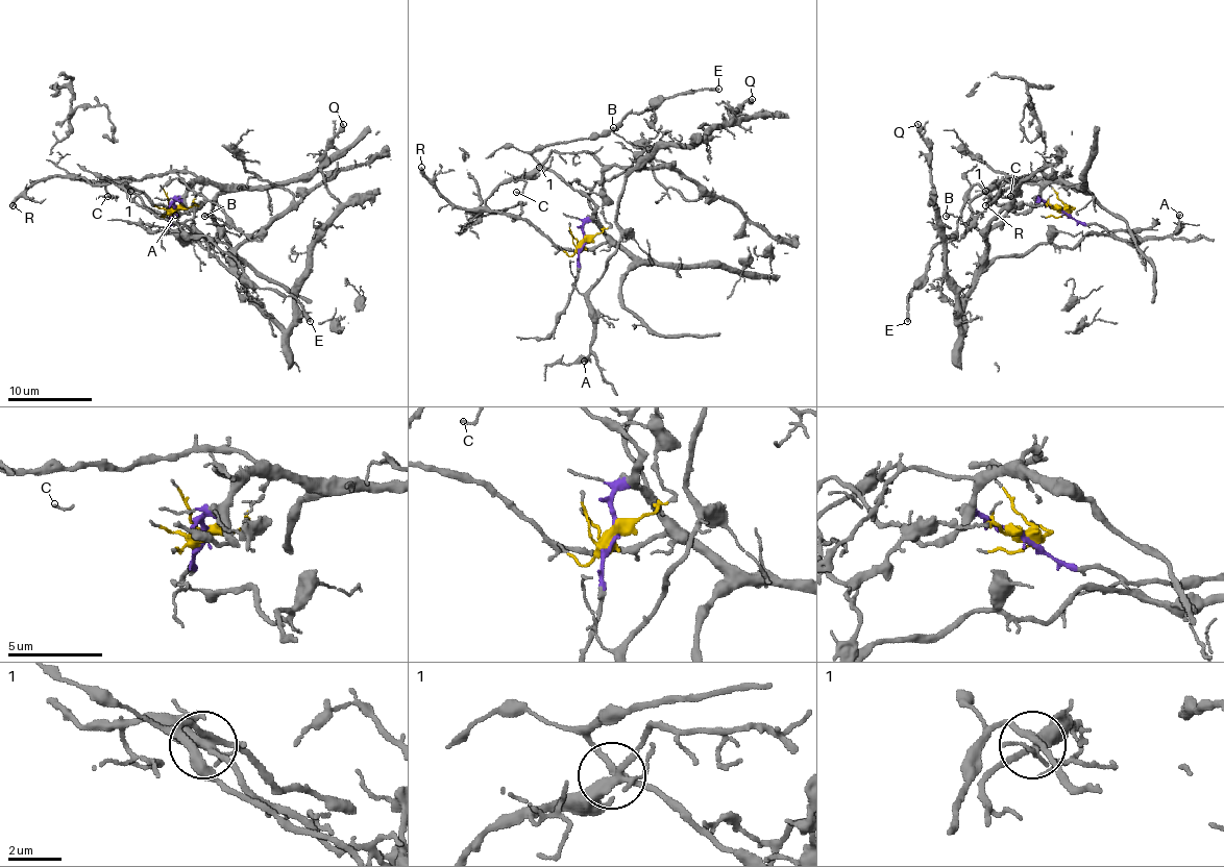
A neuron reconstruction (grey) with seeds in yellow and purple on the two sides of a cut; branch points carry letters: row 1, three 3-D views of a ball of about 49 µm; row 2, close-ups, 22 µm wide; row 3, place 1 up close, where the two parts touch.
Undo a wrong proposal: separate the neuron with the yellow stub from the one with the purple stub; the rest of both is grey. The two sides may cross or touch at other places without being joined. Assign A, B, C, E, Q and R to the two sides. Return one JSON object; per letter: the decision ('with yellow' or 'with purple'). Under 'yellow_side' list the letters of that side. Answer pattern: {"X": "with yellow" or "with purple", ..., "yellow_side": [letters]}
{"A": "with yellow", "B": "with purple", "C": "with yellow", "E": "with purple", "Q": "with yellow", "R": "with purple", "yellow_side": ["A", "C", "Q"]}

